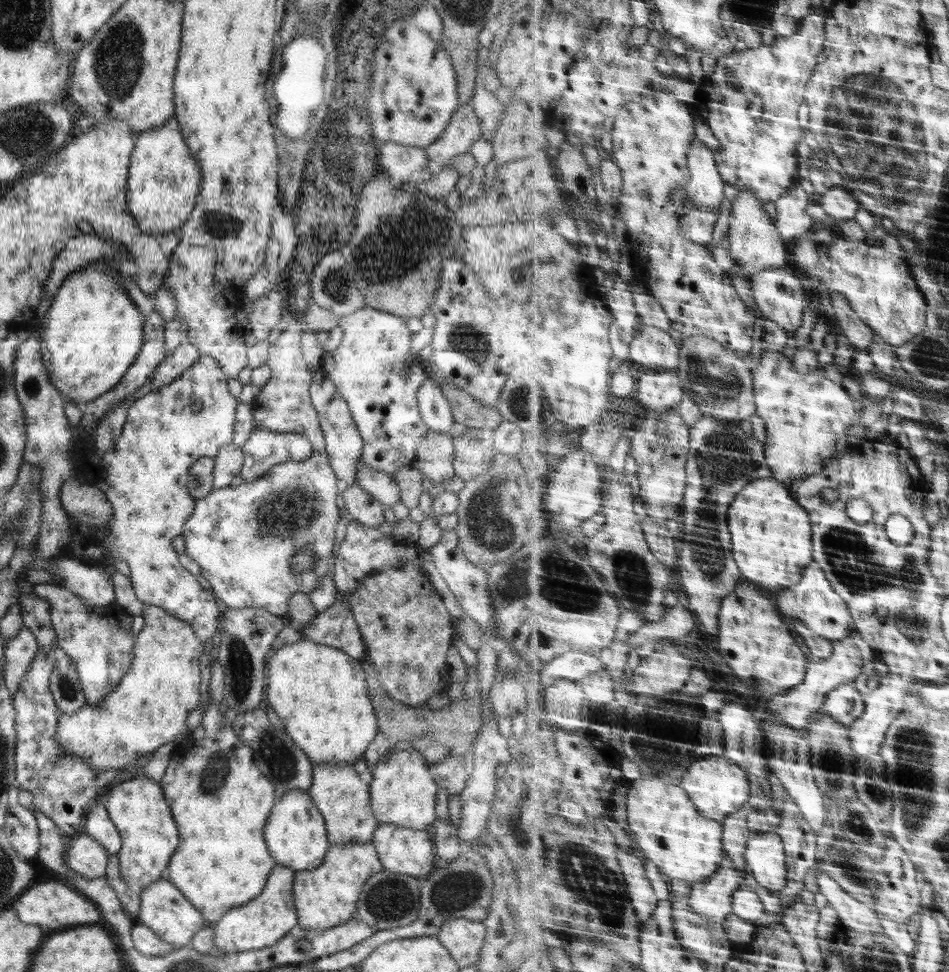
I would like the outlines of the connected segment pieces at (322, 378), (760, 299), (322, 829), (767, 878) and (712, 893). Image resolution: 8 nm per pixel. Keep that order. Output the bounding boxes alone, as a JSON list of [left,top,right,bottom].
[[309,368,363,486],[750,268,807,336],[263,790,330,872],[746,831,788,894],[690,855,744,921]]

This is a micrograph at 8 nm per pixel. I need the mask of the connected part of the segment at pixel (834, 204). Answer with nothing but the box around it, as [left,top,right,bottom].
[817,185,864,221]

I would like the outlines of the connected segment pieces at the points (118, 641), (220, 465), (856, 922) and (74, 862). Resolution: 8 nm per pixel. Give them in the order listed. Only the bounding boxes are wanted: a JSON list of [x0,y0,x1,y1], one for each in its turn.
[[33,584,135,705],[213,442,243,489],[818,870,882,934],[66,834,109,879]]

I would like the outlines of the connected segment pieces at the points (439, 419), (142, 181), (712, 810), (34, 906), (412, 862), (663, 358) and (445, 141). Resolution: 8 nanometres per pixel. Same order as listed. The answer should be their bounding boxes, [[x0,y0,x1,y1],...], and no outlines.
[[416,378,456,433],[126,117,202,236],[681,756,752,822],[13,881,100,930],[372,823,435,879],[632,326,680,370],[424,102,481,165]]

